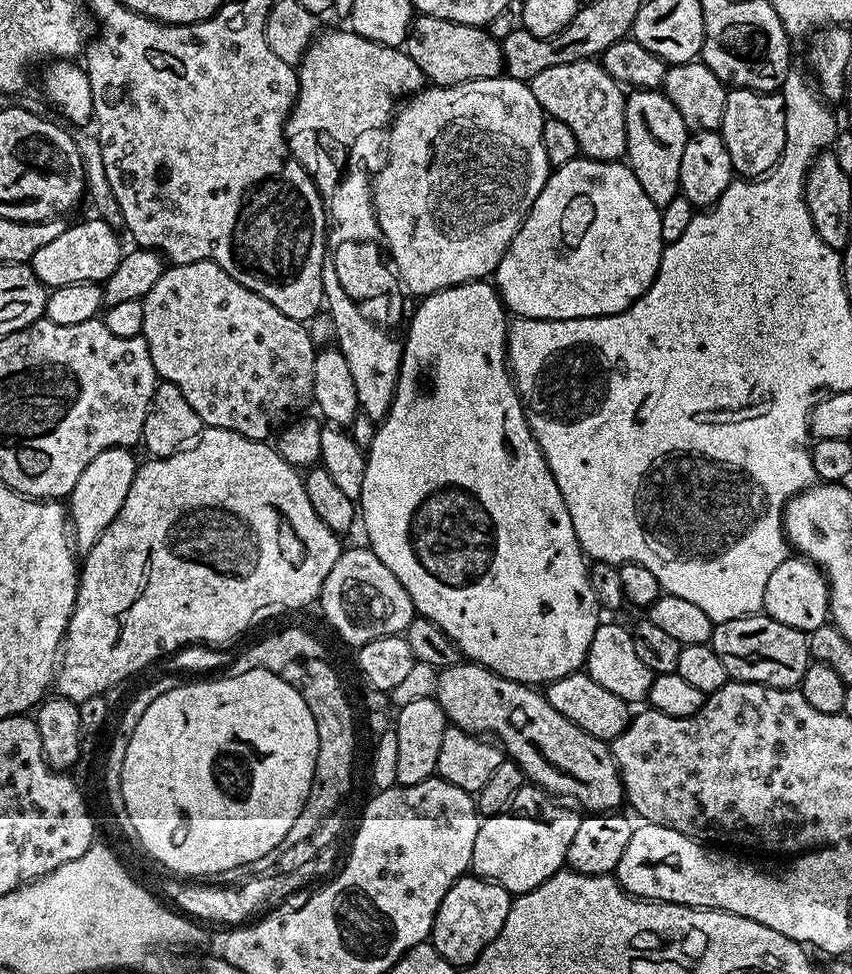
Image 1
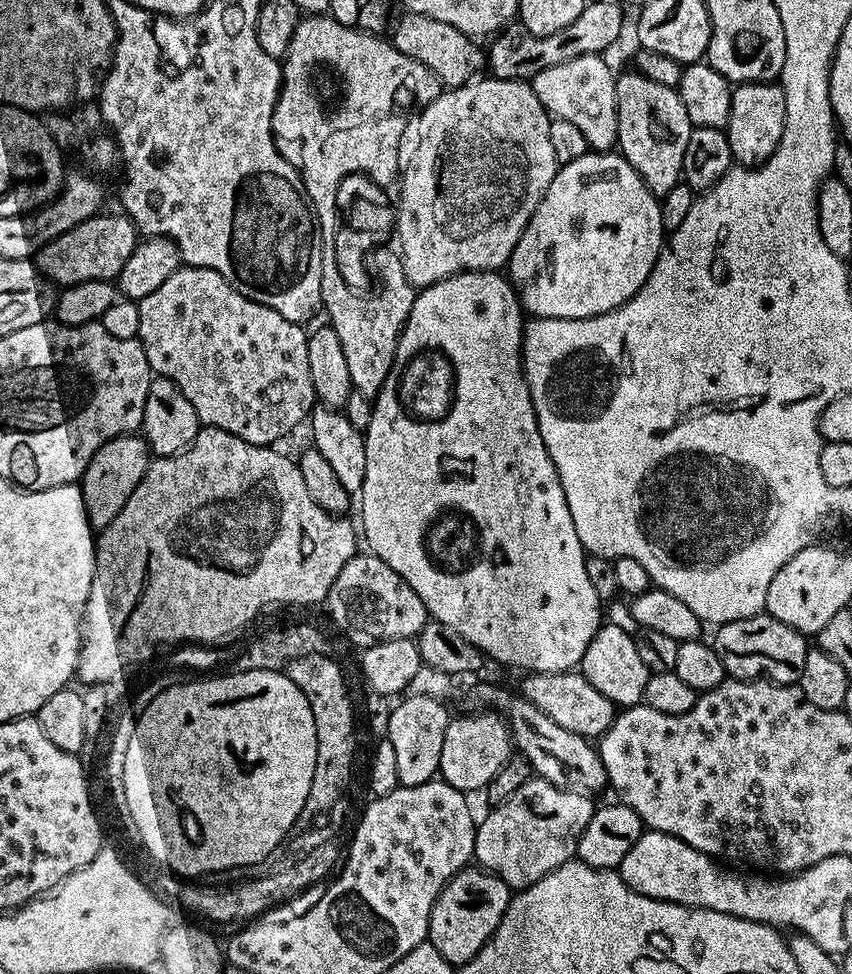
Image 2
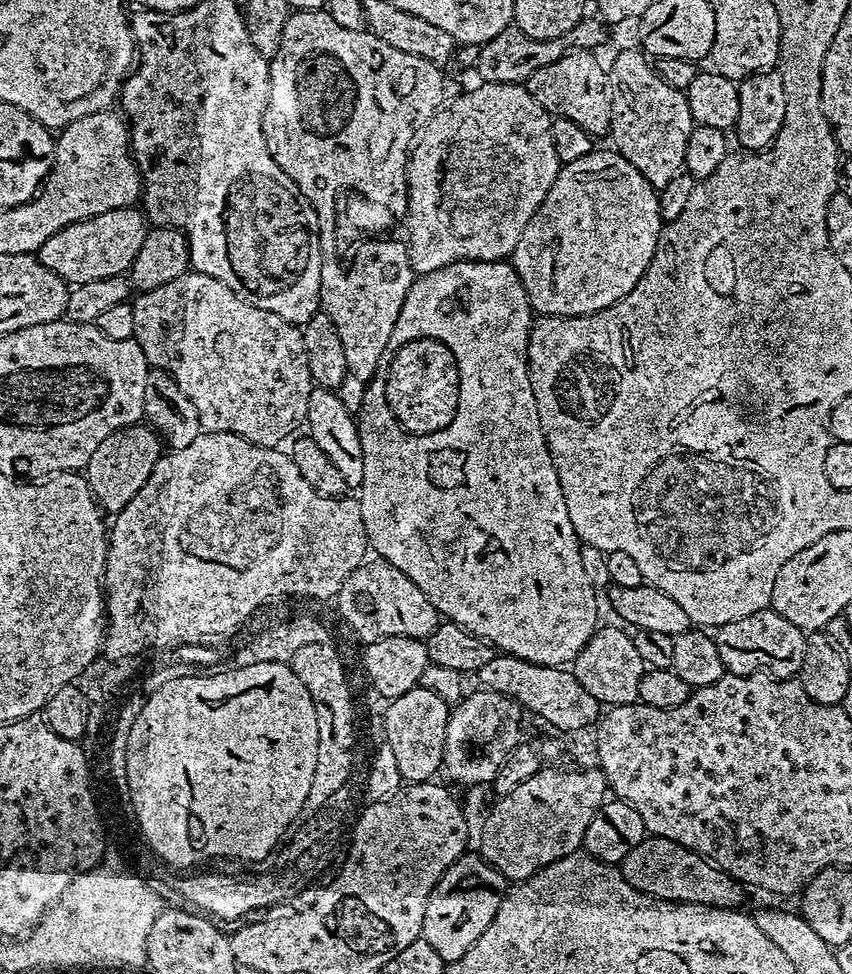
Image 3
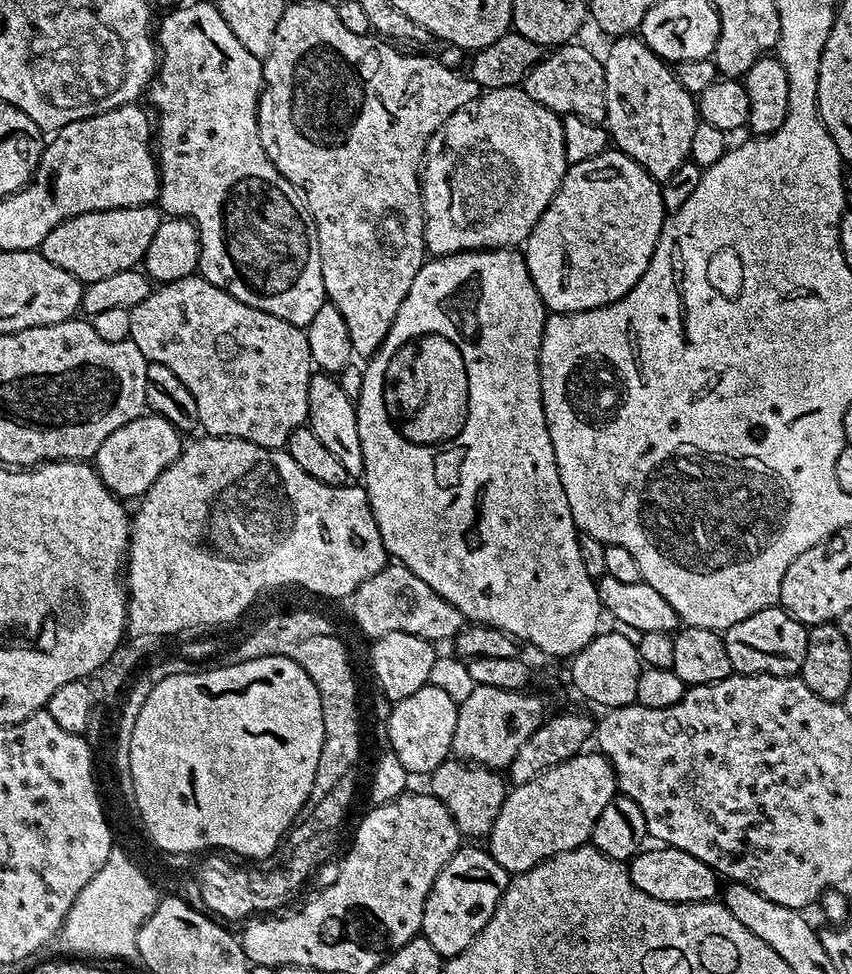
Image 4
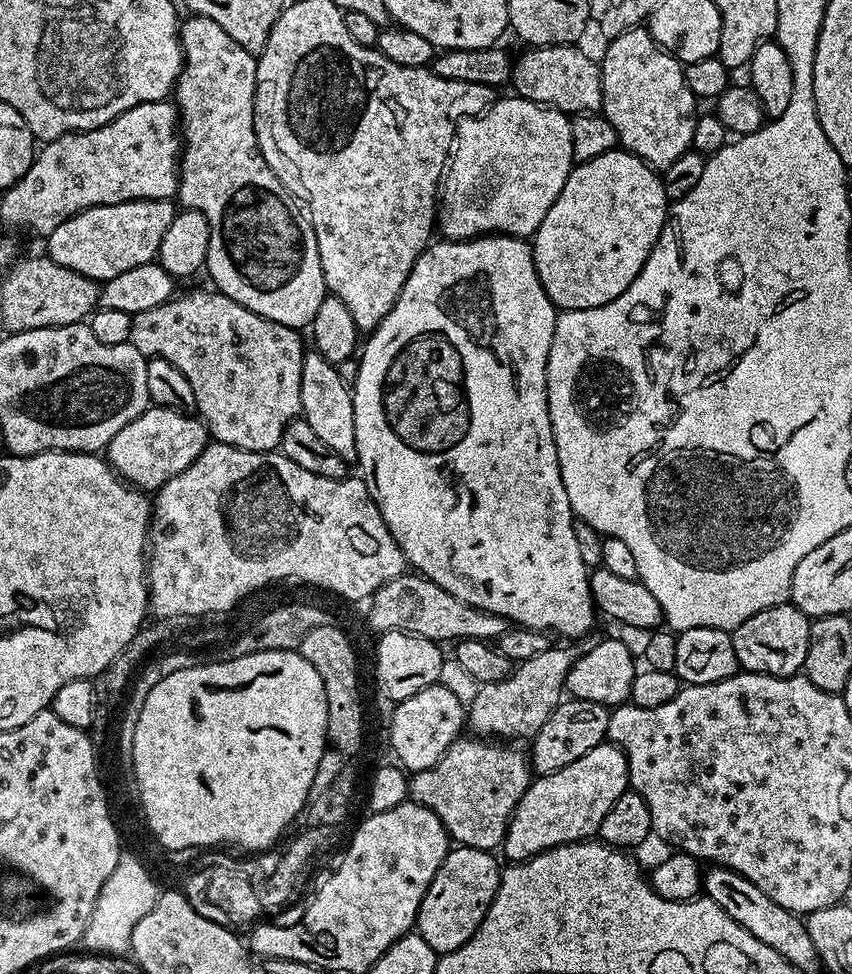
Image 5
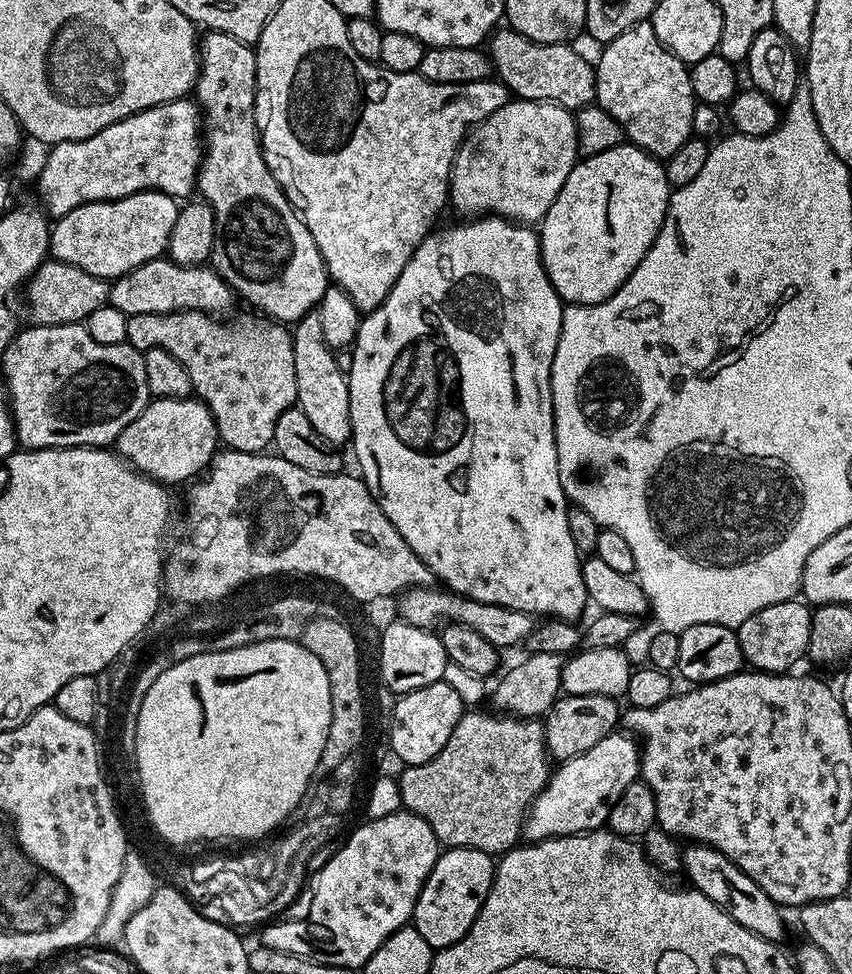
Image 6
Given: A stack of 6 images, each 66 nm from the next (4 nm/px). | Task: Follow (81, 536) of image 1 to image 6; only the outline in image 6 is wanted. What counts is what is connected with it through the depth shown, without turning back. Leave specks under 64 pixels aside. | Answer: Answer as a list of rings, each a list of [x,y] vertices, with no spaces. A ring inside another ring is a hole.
[[[152,398],[142,414],[119,432],[114,448],[143,476],[159,480],[165,486],[173,486],[199,477],[211,464],[218,451],[216,423],[208,407],[198,398]]]

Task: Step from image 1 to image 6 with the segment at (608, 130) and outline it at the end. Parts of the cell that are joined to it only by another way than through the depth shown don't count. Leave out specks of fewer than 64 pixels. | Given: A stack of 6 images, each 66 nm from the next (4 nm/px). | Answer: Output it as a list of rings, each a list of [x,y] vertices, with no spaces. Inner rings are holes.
[[[504,26],[492,33],[486,51],[492,57],[495,75],[513,97],[557,104],[569,110],[585,108],[595,101],[596,69],[568,44],[539,44]]]

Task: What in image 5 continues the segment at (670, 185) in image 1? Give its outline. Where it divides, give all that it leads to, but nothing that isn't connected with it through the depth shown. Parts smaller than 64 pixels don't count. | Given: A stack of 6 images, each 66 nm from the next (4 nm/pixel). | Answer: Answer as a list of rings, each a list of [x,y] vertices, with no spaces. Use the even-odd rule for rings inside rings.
[[[644,26],[631,28],[621,36],[611,37],[607,44],[604,60],[599,61],[604,103],[602,115],[608,119],[610,126],[614,126],[619,147],[623,151],[634,153],[651,168],[669,168],[674,162],[678,162],[678,158],[682,158],[682,154],[686,154],[692,148],[698,115],[698,97],[693,94],[686,82],[684,64],[669,54]]]

